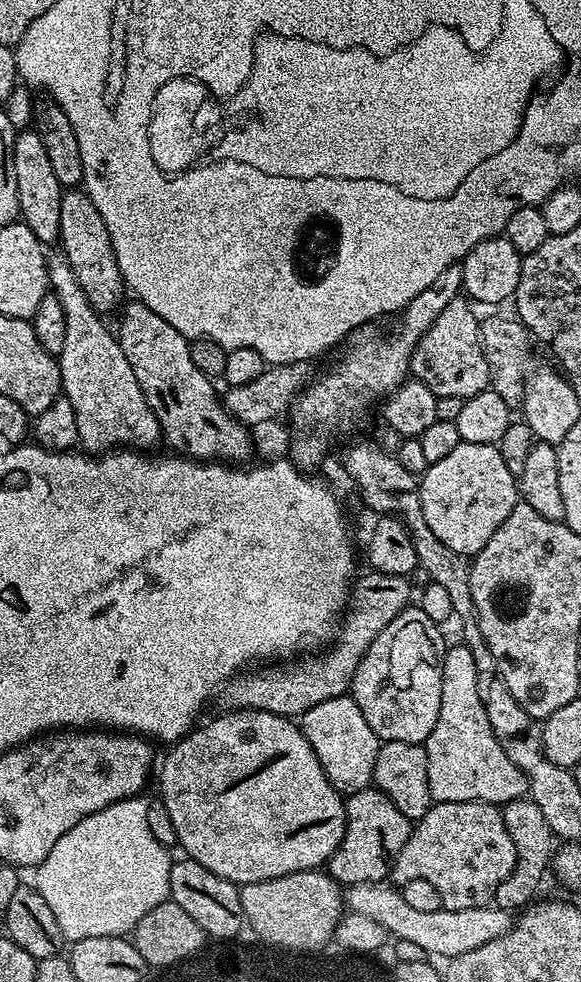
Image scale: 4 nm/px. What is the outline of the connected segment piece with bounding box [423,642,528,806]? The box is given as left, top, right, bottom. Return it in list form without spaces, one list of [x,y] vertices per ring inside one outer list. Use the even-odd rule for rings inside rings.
[[[459,642],[444,649],[444,665],[442,666],[442,706],[438,710],[438,722],[434,722],[434,730],[430,730],[430,738],[425,740],[424,749],[430,770],[430,794],[436,802],[482,802],[503,806],[511,800],[521,799],[528,792],[528,777],[518,766],[506,758],[502,746],[498,746],[498,738],[494,738],[494,730],[490,730],[490,722],[486,718],[486,710],[478,698],[478,682],[476,667],[472,661],[470,650]]]

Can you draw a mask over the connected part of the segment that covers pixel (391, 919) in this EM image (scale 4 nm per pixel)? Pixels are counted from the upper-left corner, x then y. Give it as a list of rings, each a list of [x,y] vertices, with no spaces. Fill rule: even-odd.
[[[388,882],[353,884],[344,892],[344,903],[348,912],[357,912],[366,918],[371,918],[373,922],[378,922],[378,926],[382,926],[388,932],[389,937],[414,942],[415,945],[421,948],[424,954],[432,958],[435,956],[461,956],[470,950],[478,950],[478,946],[484,946],[486,942],[490,942],[494,938],[509,932],[514,924],[514,916],[511,911],[495,906],[471,908],[470,910],[454,910],[453,912],[449,912],[445,907],[429,911],[413,910],[406,903],[403,891]]]

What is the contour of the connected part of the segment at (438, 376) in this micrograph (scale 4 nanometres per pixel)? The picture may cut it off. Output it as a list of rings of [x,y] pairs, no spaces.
[[[457,298],[454,302],[450,302],[450,306],[446,306],[446,310],[438,314],[434,326],[426,330],[426,334],[414,350],[411,375],[426,386],[430,386],[430,390],[436,397],[462,398],[466,401],[489,387],[488,363],[480,341],[481,317],[476,316],[475,310],[477,311],[464,298]]]

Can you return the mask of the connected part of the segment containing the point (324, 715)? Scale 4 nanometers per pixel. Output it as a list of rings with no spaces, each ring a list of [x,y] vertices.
[[[350,694],[326,698],[326,702],[318,702],[318,706],[310,706],[310,710],[306,710],[304,715],[299,717],[298,723],[304,731],[306,742],[310,742],[326,778],[341,794],[351,794],[372,784],[374,762],[378,758],[382,741],[374,734],[374,730],[370,730],[370,722],[366,722],[362,710],[358,710],[358,702],[354,702]]]

